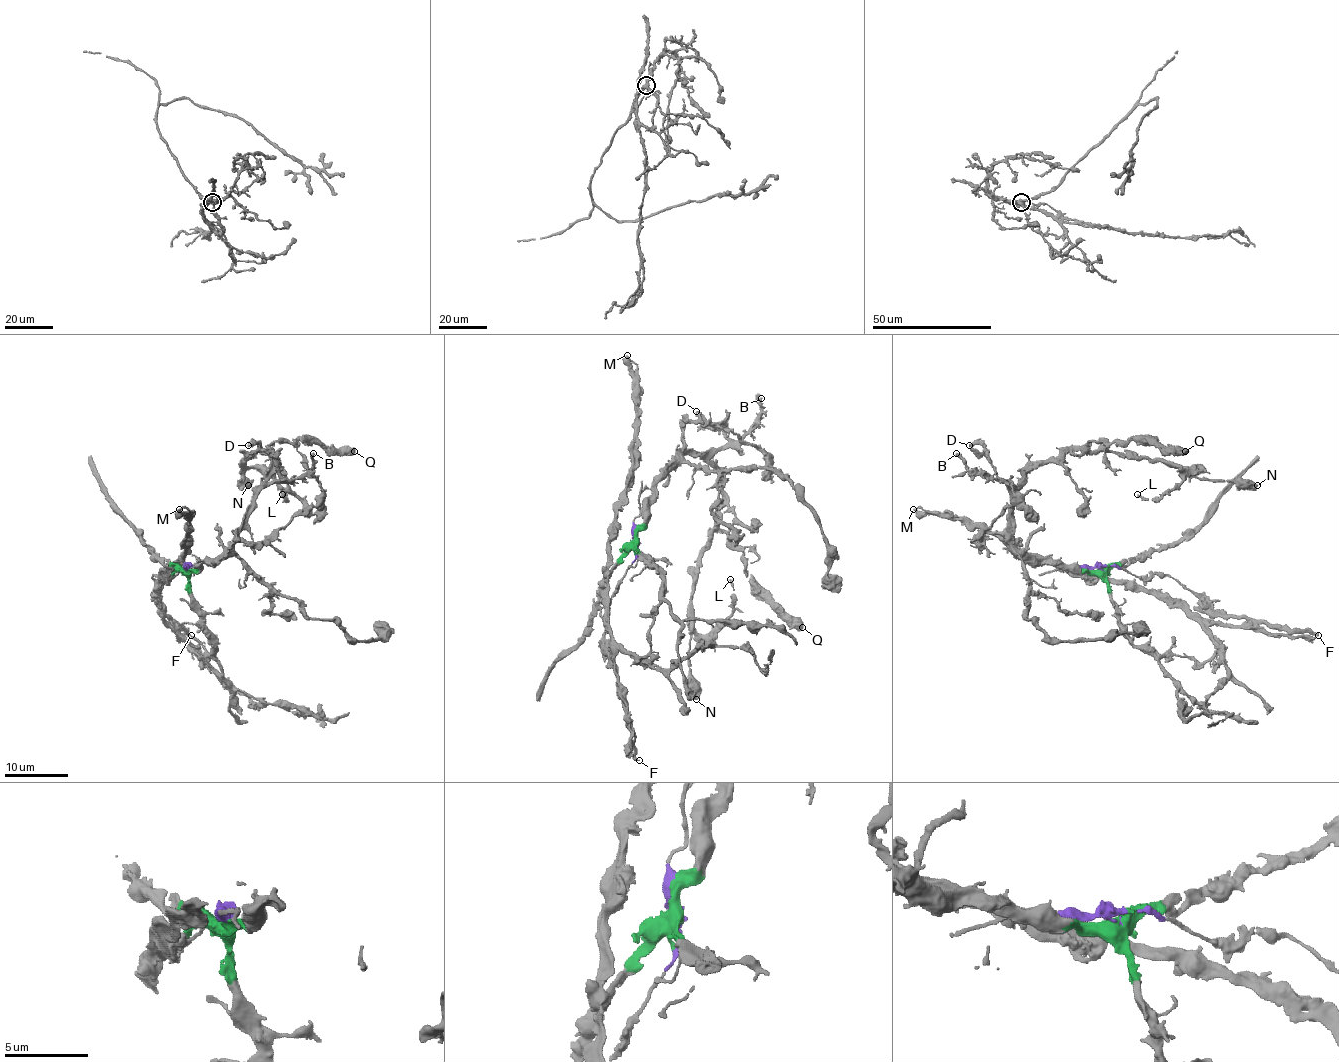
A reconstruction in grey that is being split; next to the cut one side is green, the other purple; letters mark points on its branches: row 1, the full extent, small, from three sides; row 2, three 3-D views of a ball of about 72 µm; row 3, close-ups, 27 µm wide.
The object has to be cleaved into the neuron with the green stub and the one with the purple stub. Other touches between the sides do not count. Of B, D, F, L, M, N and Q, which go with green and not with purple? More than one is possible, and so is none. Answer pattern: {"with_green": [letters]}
{"with_green": ["B", "D", "L", "N", "Q"]}

